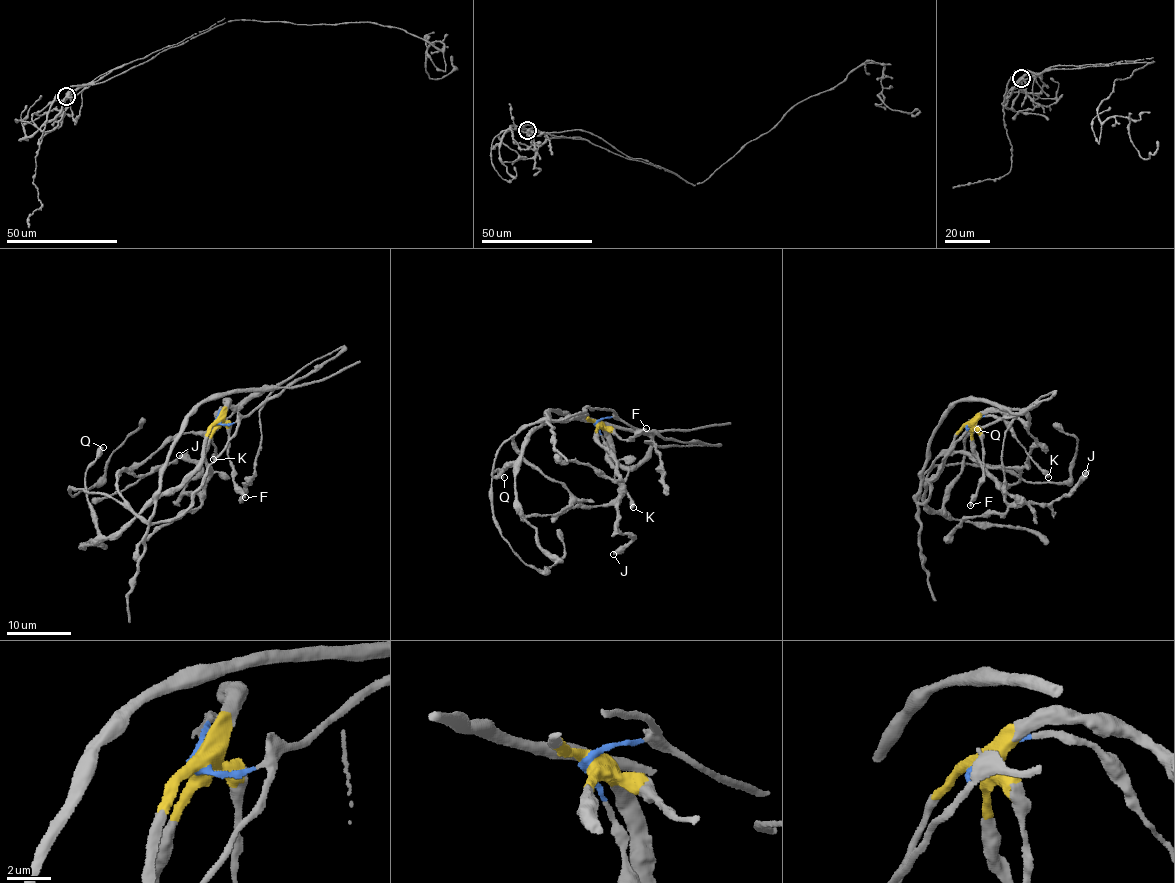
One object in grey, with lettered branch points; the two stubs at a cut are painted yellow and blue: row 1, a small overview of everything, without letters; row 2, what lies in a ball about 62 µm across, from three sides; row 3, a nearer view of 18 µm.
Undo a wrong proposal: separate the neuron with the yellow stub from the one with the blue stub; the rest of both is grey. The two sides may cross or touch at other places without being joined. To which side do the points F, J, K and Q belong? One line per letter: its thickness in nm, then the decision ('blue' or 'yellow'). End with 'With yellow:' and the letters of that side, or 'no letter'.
F: 320 nm thick; yellow
J: 480 nm thick; yellow
K: 550 nm thick; blue
Q: 500 nm thick; yellow
With yellow: F, J, Q

